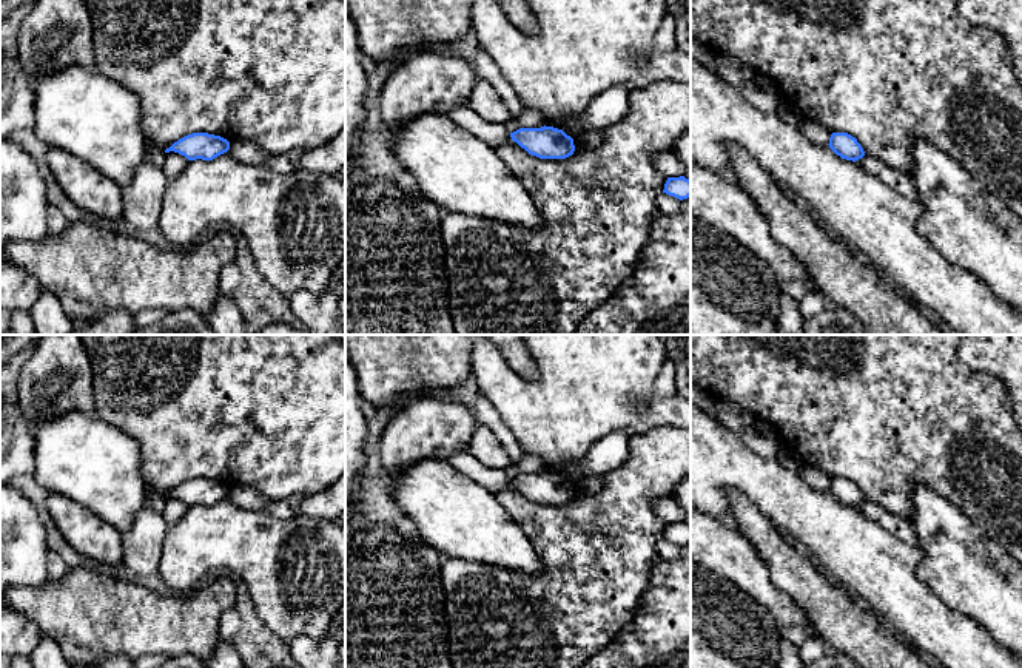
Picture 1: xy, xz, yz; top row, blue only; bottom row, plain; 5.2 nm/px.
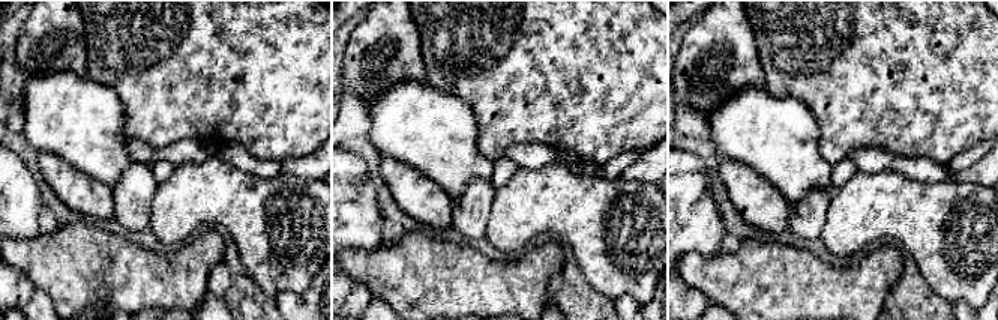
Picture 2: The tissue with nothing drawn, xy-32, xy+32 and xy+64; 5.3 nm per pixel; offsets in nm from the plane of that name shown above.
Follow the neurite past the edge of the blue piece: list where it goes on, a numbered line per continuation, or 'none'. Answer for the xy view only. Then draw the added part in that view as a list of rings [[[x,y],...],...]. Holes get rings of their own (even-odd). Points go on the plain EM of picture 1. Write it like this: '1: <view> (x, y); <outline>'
none

